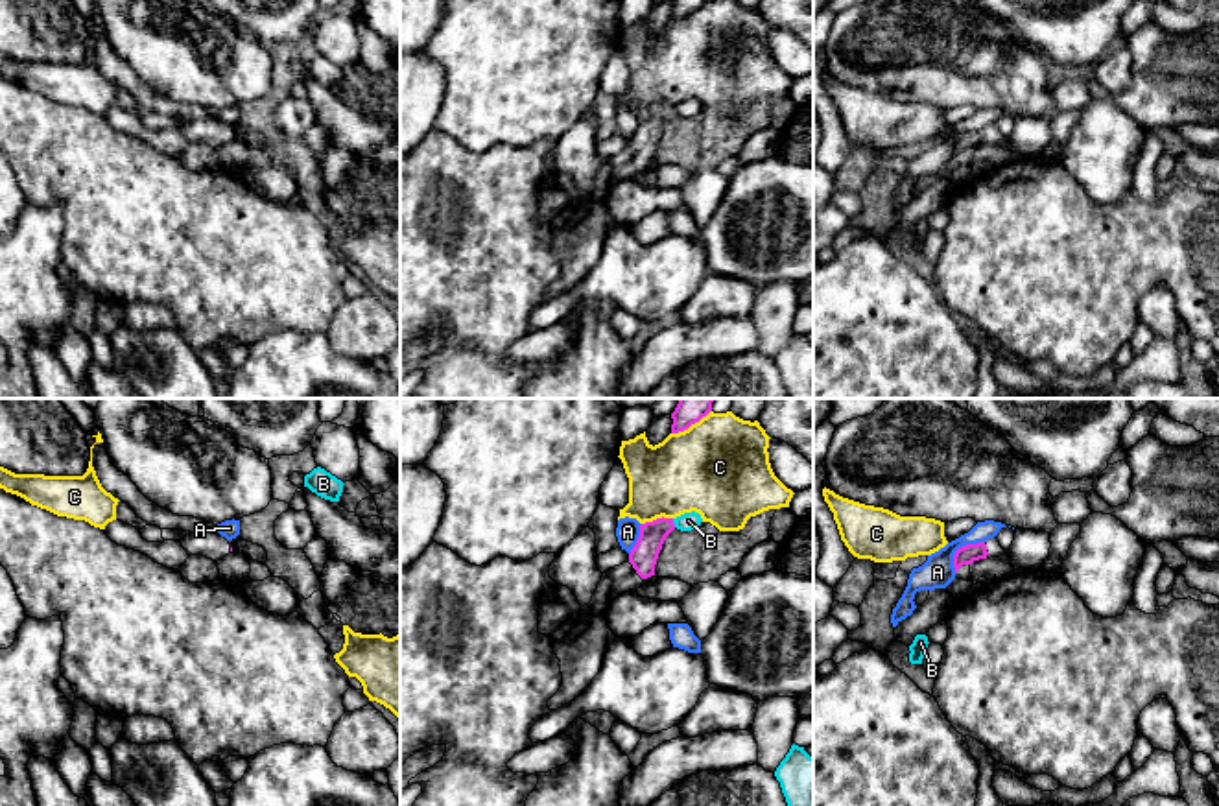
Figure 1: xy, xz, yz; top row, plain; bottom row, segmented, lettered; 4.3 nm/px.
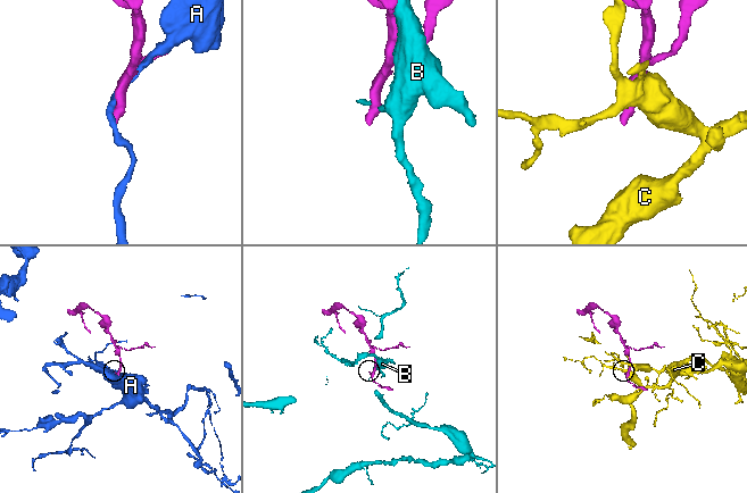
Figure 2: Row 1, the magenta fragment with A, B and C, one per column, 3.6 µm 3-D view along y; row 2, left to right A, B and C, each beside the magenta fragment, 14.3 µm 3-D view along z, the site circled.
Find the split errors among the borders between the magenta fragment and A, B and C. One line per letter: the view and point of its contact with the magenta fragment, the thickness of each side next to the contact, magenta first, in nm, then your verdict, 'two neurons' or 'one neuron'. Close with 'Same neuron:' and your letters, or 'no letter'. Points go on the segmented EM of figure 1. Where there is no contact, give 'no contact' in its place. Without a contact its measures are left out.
A: yz (959, 548) | 80/140 nm | two neurons
B: xz (672, 522) | 120/80 nm | two neurons
C: xz (657, 519) | 120/340 nm | two neurons
Same neuron: no letter

